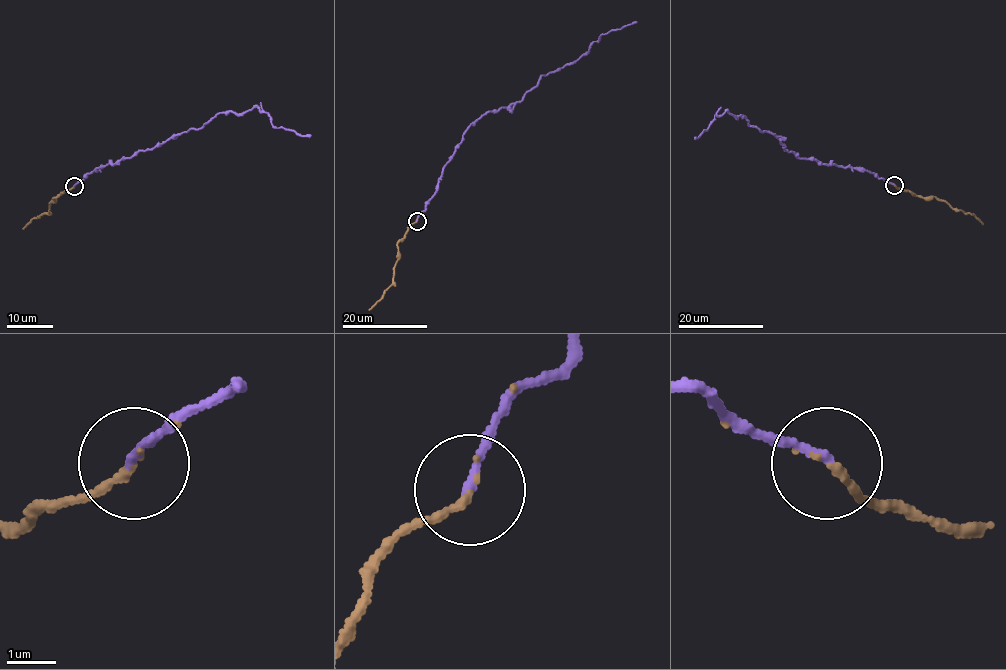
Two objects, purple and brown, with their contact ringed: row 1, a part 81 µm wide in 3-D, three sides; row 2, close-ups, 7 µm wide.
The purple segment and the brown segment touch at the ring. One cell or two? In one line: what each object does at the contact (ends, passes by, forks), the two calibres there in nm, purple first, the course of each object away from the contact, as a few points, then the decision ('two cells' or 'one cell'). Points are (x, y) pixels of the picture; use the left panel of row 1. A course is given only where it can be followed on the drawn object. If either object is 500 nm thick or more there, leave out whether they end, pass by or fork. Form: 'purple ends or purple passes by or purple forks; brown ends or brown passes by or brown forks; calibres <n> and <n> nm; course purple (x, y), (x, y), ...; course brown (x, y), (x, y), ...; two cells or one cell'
purple ends; brown ends; calibres 180 and 160 nm; course purple (74, 186), (95, 169), (190, 129), (199, 129), (219, 113), (242, 114), (256, 106), (274, 126), (310, 136); course brown (74, 186), (54, 198), (49, 212), (34, 217), (23, 229); one cell

